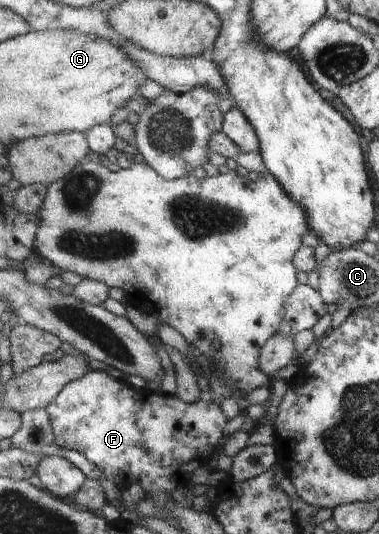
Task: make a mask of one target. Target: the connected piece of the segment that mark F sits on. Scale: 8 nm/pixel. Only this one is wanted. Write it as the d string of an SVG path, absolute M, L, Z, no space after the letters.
M92 370L82 379L66 385L47 408L47 413L58 447L73 449L85 455L98 469L102 469L104 477L113 481L118 489L124 490L138 483L146 494L152 495L156 491L172 493L176 489L187 488L191 484L192 473L206 465L216 453L218 443L225 441L224 427L229 421L212 396L185 403L175 394L158 395L150 393L148 389L139 390L99 370Z

